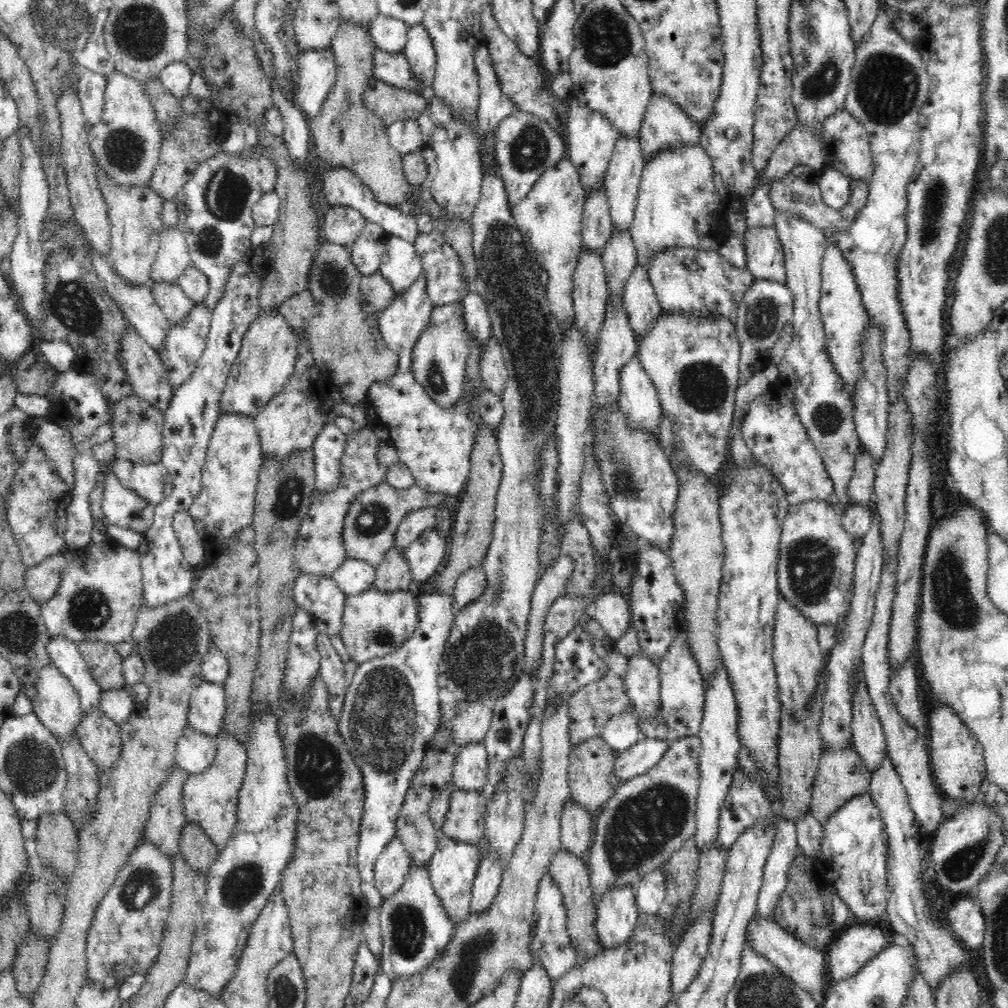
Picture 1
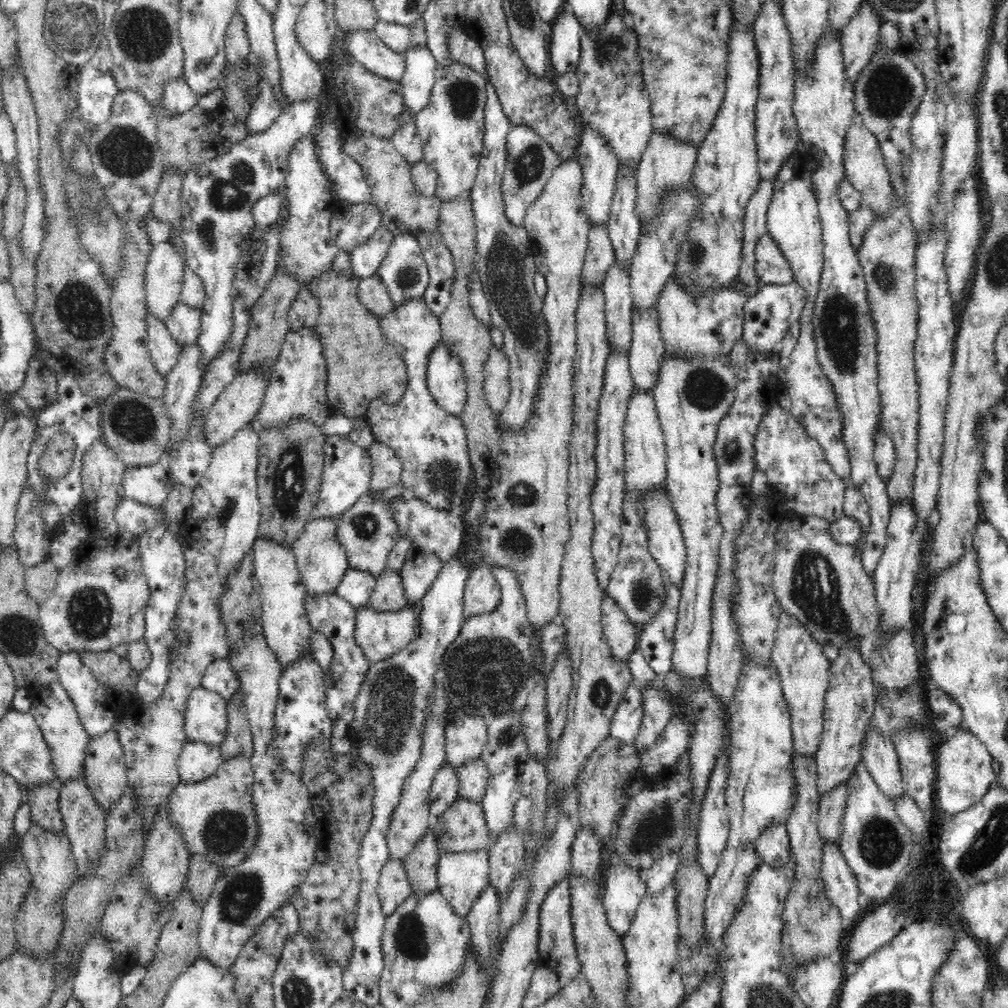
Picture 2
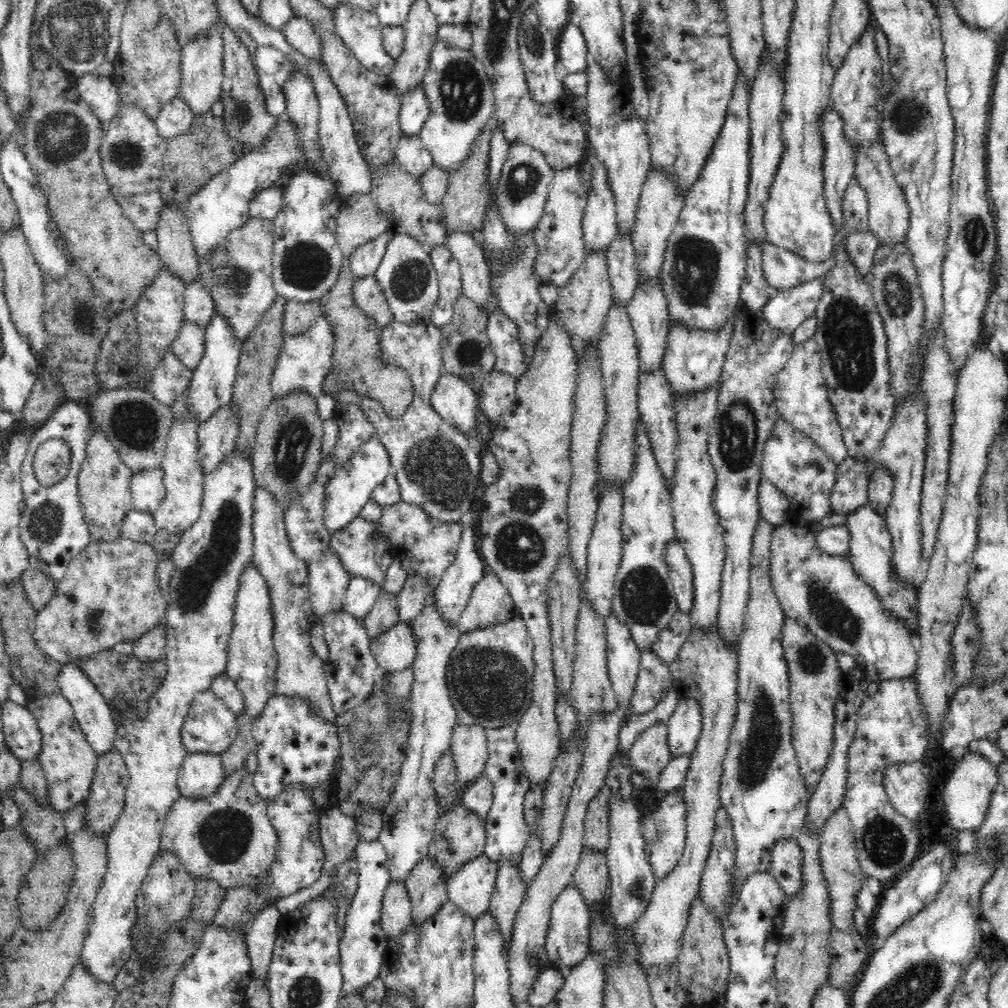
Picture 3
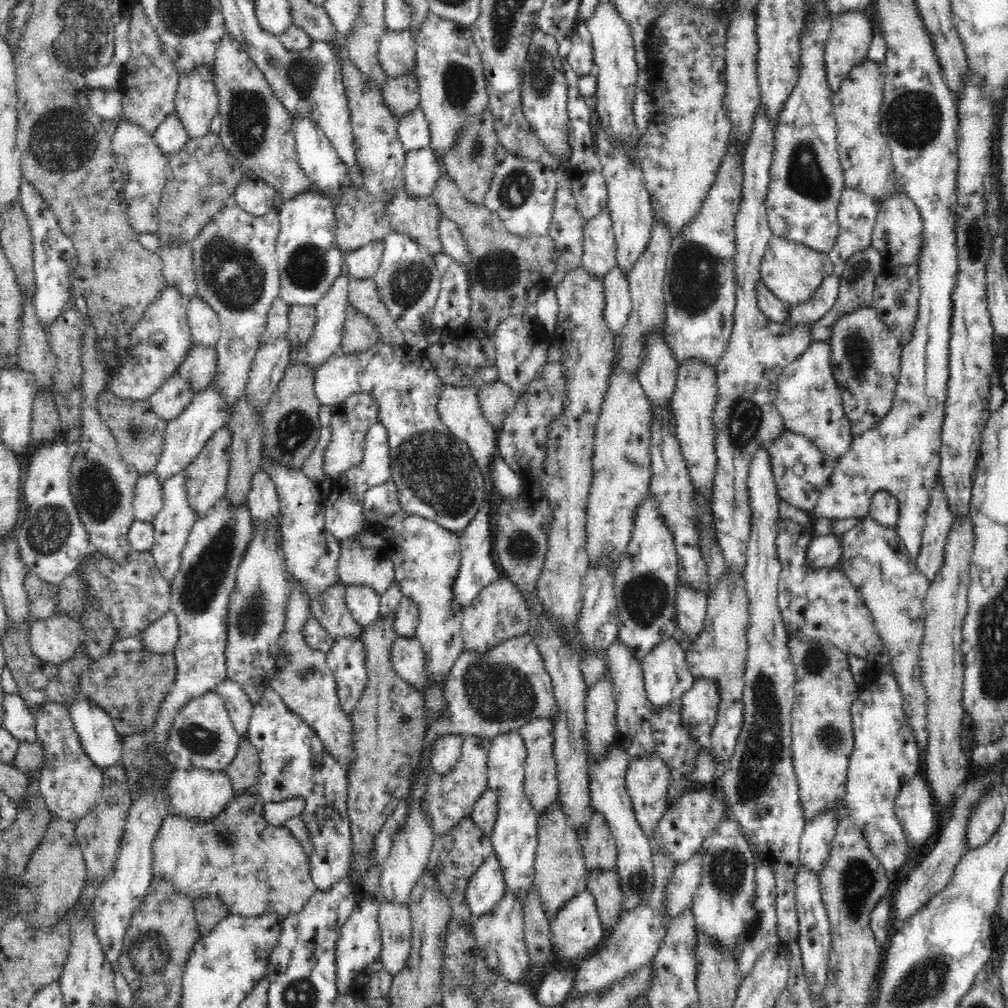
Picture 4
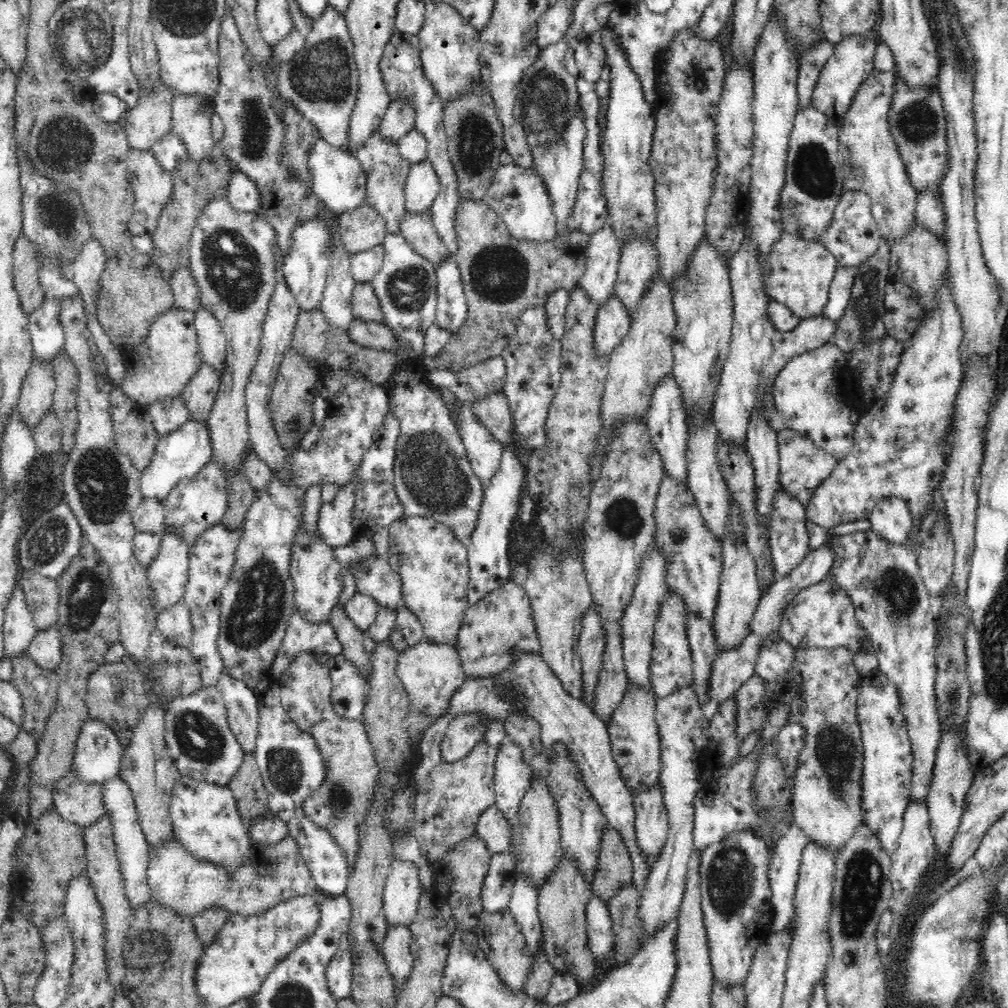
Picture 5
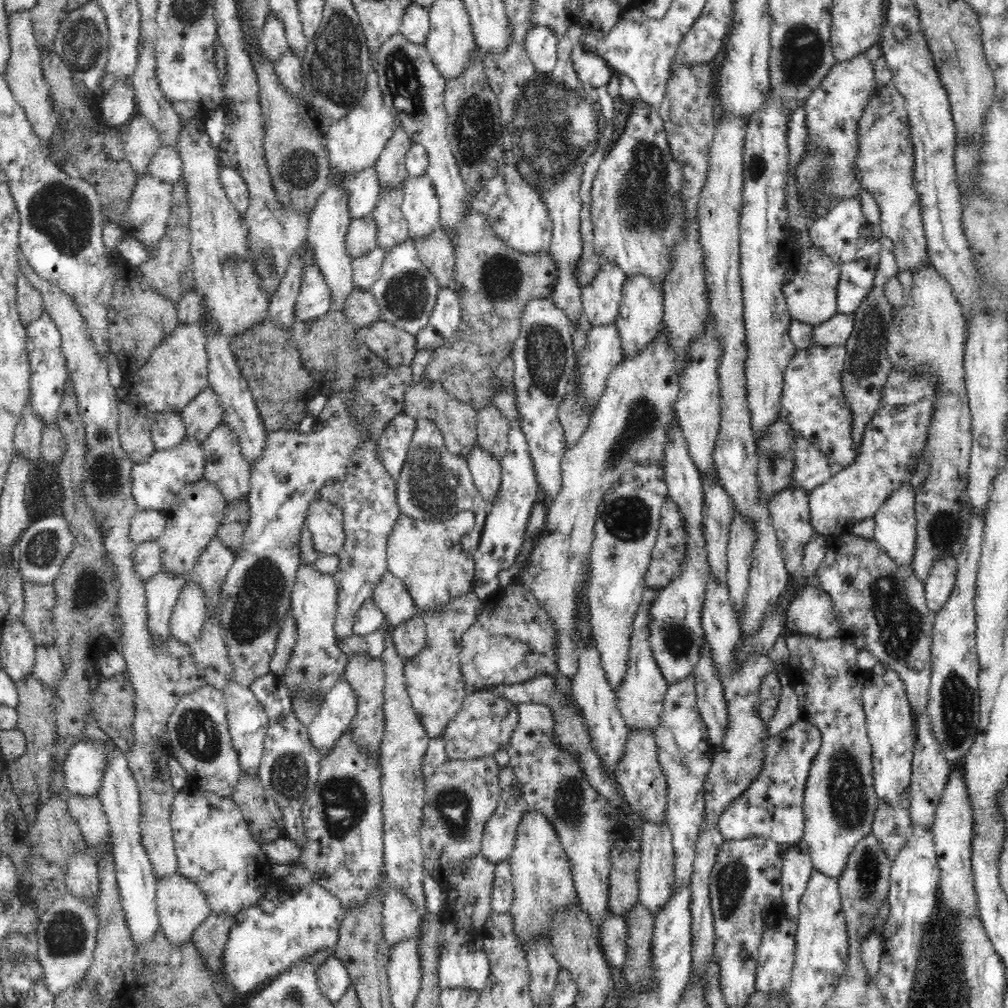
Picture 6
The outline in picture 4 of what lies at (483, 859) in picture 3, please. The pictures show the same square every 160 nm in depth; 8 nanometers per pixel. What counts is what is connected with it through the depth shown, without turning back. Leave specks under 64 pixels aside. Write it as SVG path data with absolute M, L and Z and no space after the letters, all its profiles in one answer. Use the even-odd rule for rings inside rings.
M492 852L469 878L465 890L465 901L472 912L470 925L474 924L487 914L503 897L506 879L496 853Z

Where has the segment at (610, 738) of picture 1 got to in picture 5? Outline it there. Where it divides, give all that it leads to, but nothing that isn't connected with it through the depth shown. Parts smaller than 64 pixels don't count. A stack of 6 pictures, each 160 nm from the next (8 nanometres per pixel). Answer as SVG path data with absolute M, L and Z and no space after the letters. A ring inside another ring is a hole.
M668 590L656 620L650 661L650 682L657 699L666 698L684 686L694 688L693 660L685 625L687 612L683 598L675 590Z

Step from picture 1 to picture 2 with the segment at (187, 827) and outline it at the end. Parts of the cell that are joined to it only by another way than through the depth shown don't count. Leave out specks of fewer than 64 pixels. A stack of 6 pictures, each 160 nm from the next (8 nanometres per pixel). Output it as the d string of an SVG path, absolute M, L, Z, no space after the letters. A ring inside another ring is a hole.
M194 854L189 856L189 873L186 886L190 889L190 895L196 902L206 906L205 902L210 898L216 879L221 868L210 861L206 855Z

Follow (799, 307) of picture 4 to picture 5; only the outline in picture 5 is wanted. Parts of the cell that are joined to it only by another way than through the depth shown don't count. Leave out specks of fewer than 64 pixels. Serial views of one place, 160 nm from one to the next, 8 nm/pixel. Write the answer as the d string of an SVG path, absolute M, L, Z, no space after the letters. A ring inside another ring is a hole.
M838 265L836 274L829 286L828 300L823 306L823 316L832 321L837 321L843 317L852 294L852 285L856 273L857 266Z

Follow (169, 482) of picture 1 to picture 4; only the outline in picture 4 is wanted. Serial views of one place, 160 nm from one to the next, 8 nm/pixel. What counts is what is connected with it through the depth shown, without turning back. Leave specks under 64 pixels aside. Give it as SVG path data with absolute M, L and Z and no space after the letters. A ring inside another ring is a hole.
M153 471L144 476L140 475L135 487L133 500L135 518L152 523L163 506L163 484Z

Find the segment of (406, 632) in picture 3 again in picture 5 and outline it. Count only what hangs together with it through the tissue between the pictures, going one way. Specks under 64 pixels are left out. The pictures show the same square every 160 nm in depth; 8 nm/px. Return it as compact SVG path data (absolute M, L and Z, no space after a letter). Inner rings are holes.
M425 639L399 652L397 675L407 690L413 709L423 716L434 719L446 714L452 695L467 677L456 646L434 644Z

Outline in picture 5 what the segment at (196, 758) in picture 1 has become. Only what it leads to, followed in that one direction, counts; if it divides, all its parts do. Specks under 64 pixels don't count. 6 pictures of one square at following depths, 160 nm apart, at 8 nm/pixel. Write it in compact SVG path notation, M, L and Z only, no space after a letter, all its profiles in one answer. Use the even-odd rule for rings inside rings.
M181 775L173 786L169 815L174 836L196 858L233 871L243 865L244 858L249 857L252 838L229 785Z

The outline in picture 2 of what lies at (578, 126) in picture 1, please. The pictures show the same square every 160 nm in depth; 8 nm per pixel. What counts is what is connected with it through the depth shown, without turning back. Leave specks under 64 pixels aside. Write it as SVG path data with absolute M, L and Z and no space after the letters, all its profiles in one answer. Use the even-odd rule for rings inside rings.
M584 124L575 158L582 165L581 191L583 207L586 215L588 215L588 222L590 226L602 226L602 224L607 226L616 186L616 175L619 171L618 157L612 151L612 147L608 145L608 141L602 135L598 135L598 131Z

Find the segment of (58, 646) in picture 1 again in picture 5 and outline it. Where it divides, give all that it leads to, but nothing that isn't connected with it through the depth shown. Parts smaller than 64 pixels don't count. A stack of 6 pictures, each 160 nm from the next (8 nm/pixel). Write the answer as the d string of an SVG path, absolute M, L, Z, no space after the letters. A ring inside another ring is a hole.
M88 719L81 726L73 764L82 781L101 785L119 776L124 745L110 725Z

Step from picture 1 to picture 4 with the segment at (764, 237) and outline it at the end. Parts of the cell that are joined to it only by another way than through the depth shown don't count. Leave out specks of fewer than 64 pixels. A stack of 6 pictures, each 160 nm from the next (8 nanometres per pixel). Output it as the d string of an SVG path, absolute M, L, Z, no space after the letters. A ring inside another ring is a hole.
M773 235L761 262L761 279L776 297L786 305L809 301L812 293L823 283L823 278L834 274L834 263L829 254L812 250L803 244Z

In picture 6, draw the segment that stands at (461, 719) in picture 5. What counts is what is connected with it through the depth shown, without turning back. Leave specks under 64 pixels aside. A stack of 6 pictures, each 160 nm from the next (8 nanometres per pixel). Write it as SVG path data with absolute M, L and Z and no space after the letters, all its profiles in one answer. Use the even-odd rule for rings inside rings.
M482 689L468 694L458 715L447 724L443 734L447 758L464 760L492 755L500 750L507 752L509 738L518 721L517 706L495 692Z

